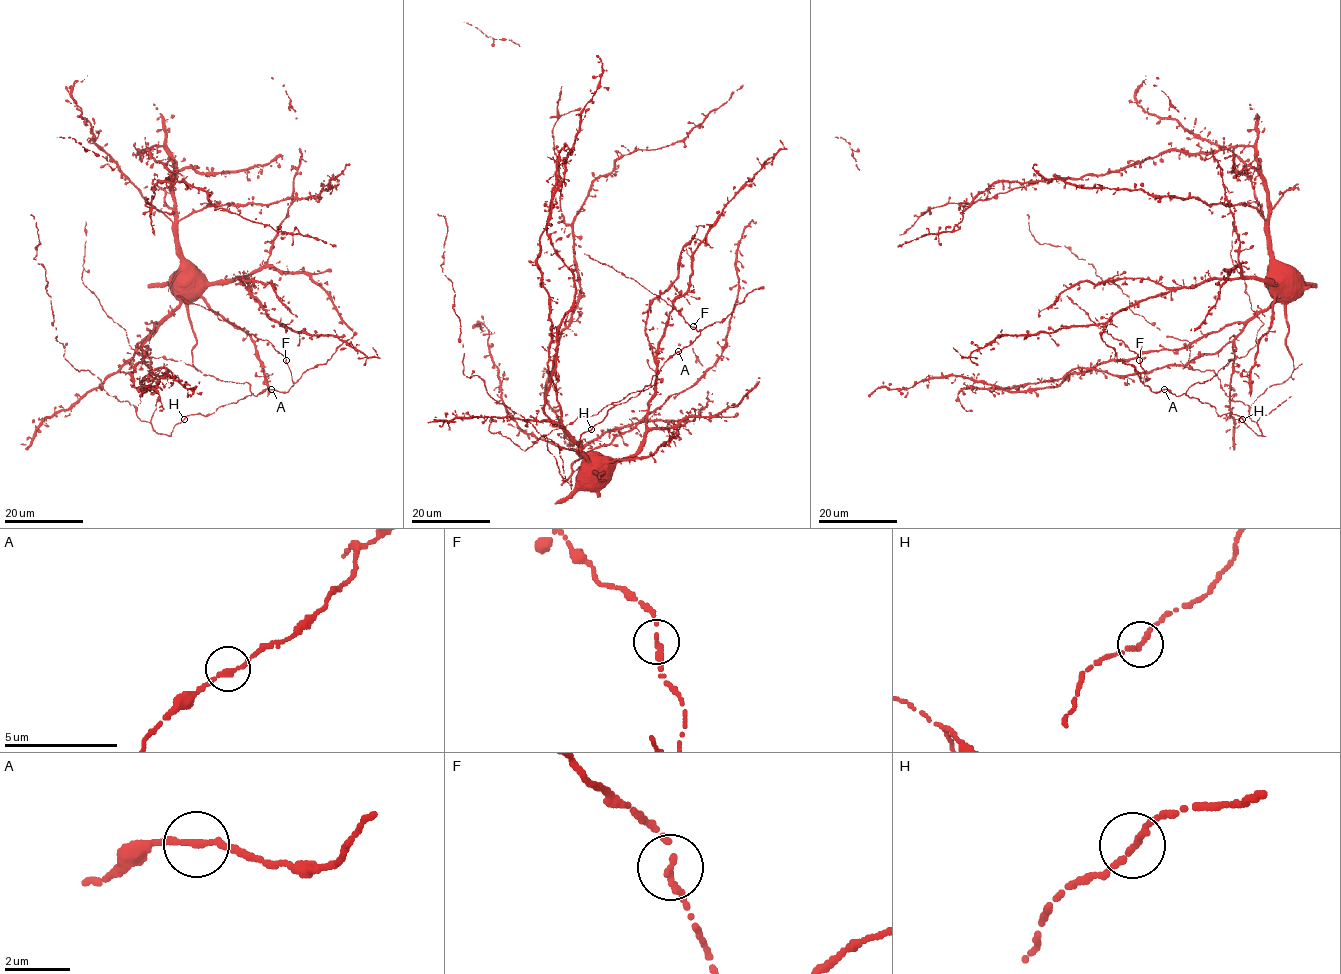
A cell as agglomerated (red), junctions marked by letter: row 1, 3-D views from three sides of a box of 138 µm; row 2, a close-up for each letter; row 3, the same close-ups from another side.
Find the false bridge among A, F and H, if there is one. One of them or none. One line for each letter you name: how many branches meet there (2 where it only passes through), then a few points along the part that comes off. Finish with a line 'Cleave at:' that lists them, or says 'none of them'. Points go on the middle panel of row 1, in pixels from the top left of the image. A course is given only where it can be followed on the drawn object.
Cleave at: none of them

